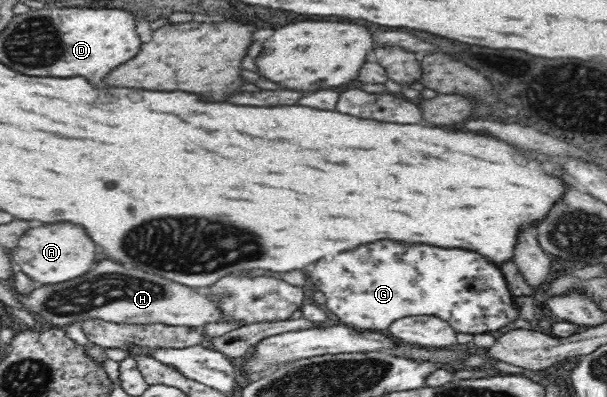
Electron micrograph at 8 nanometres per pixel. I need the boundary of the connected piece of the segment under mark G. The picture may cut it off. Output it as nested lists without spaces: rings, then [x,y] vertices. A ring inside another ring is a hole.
[[[371,244],[367,248],[359,248],[355,252],[343,252],[343,256],[333,256],[331,260],[319,260],[313,270],[309,270],[309,278],[315,284],[315,288],[319,292],[323,292],[326,296],[326,304],[324,308],[331,314],[333,319],[342,322],[345,326],[353,327],[355,330],[358,328],[363,331],[373,332],[386,332],[389,326],[397,320],[406,317],[417,316],[435,316],[437,319],[445,321],[451,329],[459,334],[481,334],[493,331],[500,331],[509,325],[509,322],[517,320],[518,308],[514,305],[513,295],[507,289],[507,282],[503,273],[499,268],[495,268],[495,264],[487,264],[487,260],[483,260],[481,256],[475,256],[473,252],[443,252],[441,248],[399,248],[399,244],[375,244],[375,248],[371,248]]]

